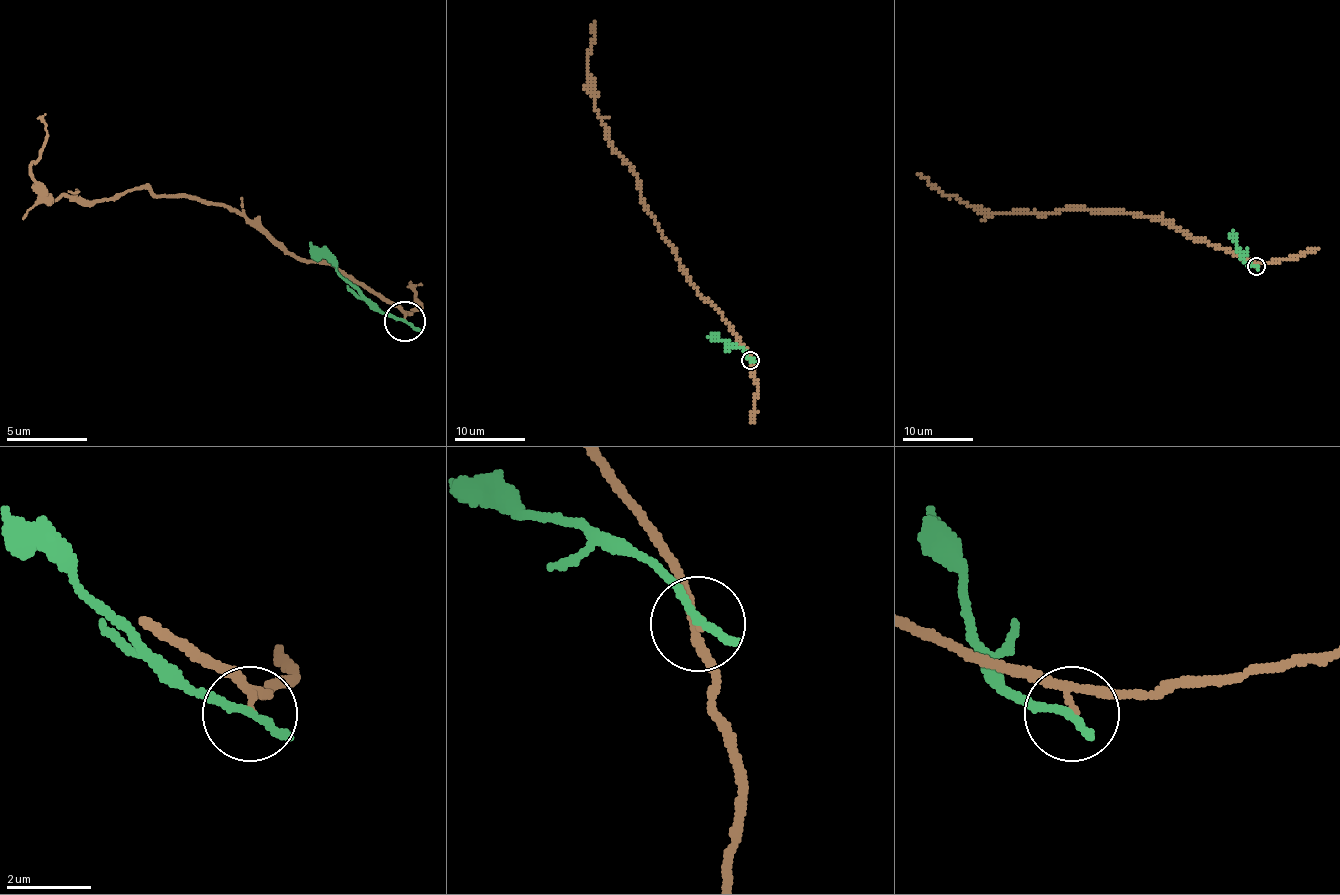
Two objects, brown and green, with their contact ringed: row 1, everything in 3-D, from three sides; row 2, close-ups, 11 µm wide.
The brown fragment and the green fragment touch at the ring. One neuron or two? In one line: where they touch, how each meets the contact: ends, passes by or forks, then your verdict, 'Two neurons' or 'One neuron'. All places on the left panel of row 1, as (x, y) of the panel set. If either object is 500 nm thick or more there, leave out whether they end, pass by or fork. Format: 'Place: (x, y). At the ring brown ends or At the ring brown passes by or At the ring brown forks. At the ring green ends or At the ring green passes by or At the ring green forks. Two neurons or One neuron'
Place: (404, 321). At the ring brown passes by. At the ring green ends. Two neurons

